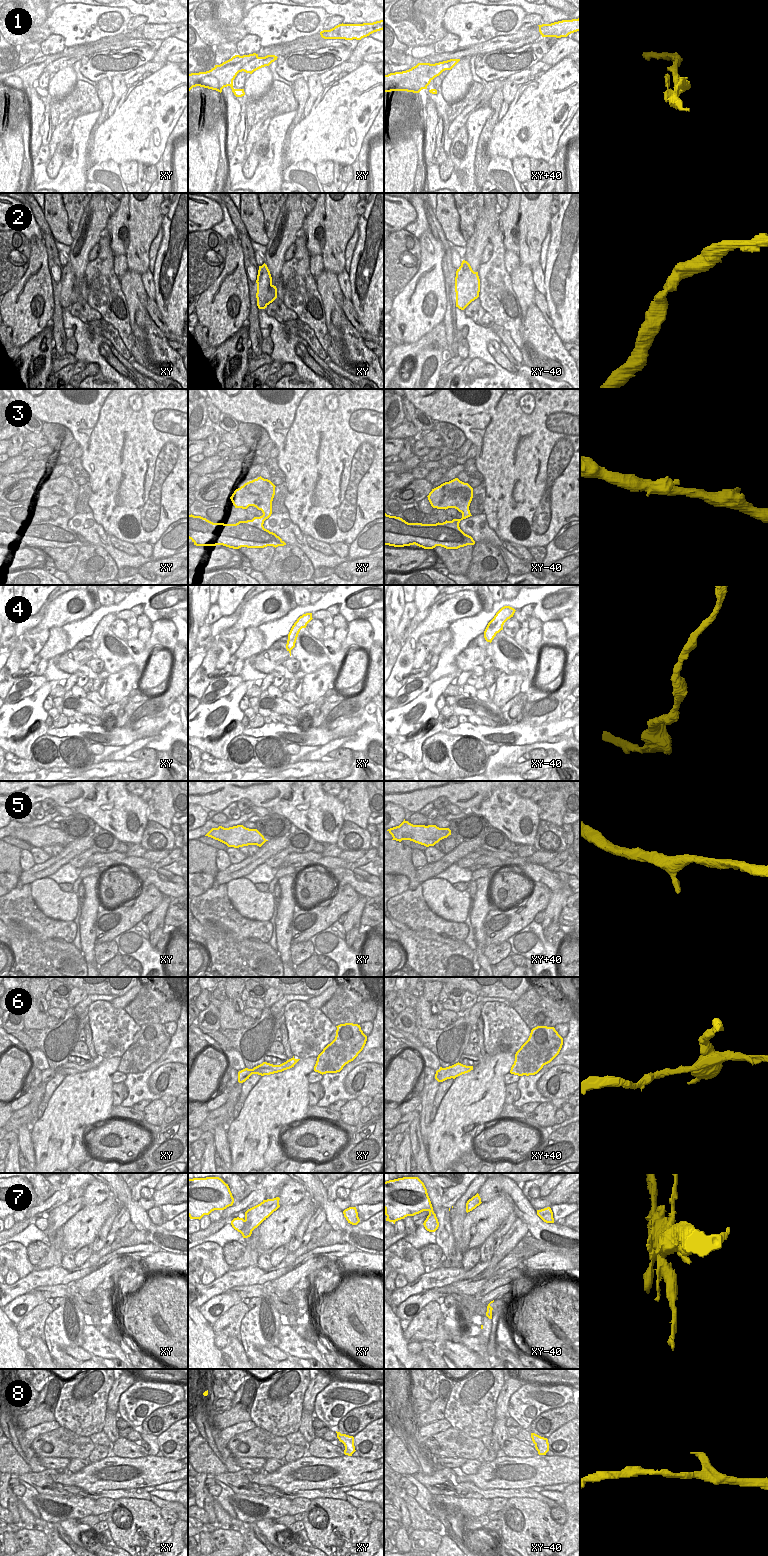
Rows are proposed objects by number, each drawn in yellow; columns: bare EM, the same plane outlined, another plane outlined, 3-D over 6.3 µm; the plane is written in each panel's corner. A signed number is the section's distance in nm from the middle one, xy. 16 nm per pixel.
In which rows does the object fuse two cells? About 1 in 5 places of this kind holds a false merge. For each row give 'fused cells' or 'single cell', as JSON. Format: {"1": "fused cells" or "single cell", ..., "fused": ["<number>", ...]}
{"1": "single cell", "2": "single cell", "3": "single cell", "4": "single cell", "5": "single cell", "6": "fused cells", "7": "single cell", "8": "single cell", "fused": ["6"]}

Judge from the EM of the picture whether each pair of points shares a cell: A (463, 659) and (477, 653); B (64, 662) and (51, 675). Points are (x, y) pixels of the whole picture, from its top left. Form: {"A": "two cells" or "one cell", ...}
{"A": "one cell", "B": "two cells"}

